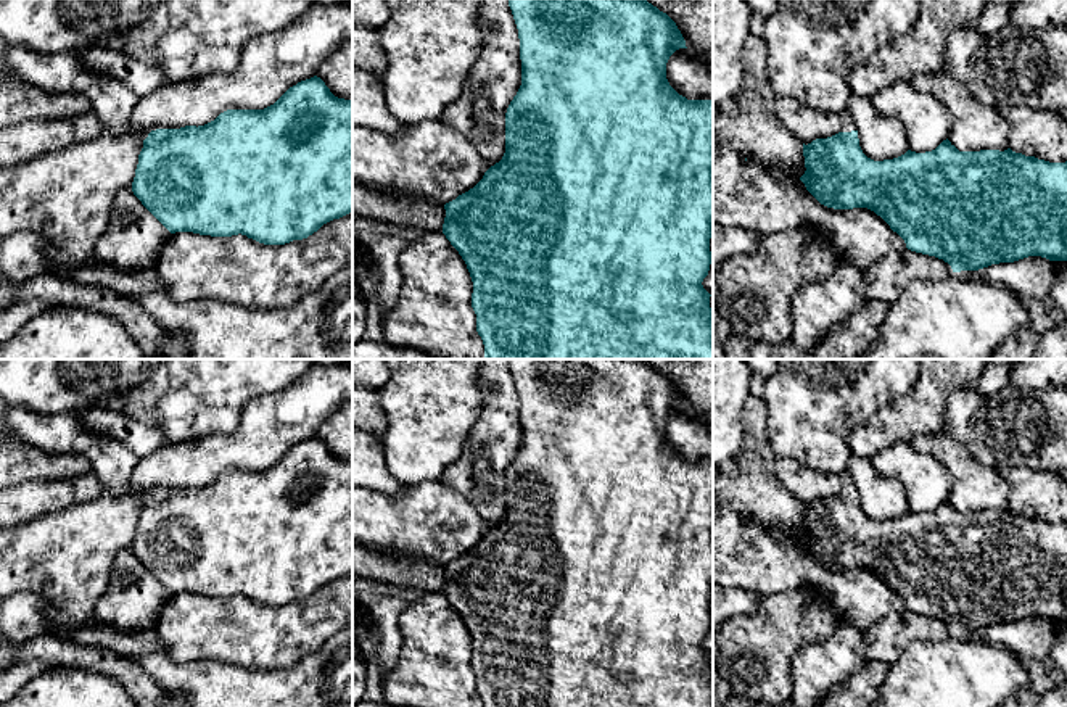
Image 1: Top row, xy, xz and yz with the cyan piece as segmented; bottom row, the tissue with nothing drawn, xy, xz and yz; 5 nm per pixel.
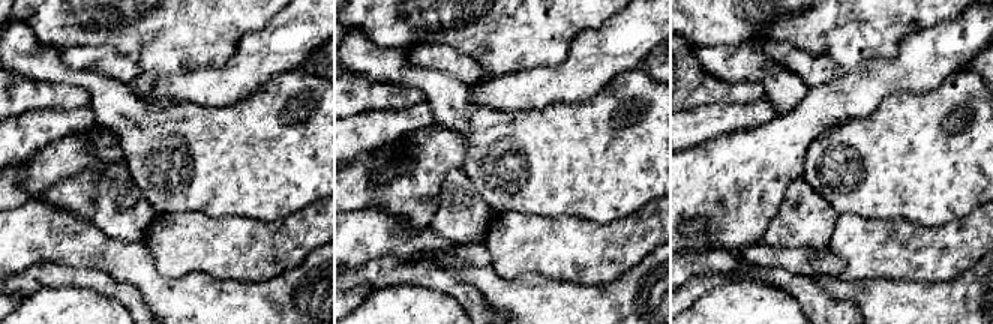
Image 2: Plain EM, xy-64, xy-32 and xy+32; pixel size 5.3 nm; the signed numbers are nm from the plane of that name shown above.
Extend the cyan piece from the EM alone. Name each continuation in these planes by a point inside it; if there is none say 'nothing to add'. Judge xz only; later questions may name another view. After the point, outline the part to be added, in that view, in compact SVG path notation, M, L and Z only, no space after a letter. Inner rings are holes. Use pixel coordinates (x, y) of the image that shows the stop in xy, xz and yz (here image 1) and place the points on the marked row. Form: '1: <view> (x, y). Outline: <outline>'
nothing to add

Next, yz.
1: yz (847, 123). Outline: M843 111L840 116L842 116L840 132L856 130L855 121L851 119L851 116L847 111Z

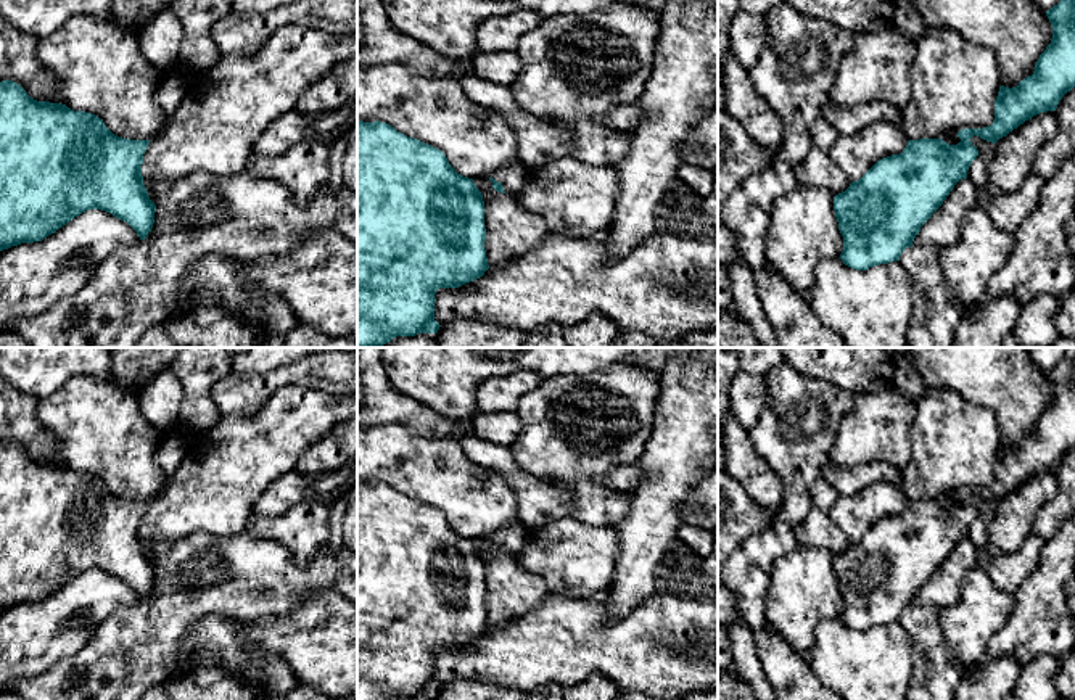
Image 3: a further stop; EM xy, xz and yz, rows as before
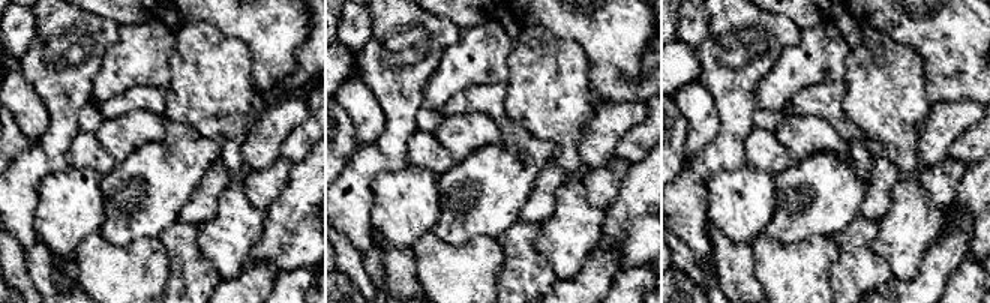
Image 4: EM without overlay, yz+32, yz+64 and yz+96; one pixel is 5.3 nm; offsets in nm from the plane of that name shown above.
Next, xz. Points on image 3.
1: xz (512, 177). Outline: M517 161L496 171L492 179L502 183L505 193L515 193L525 187L529 172L531 169L525 163Z

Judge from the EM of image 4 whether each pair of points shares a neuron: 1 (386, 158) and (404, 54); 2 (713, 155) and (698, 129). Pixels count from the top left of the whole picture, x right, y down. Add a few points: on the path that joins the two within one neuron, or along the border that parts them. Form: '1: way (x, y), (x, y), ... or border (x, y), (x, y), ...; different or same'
1: way (396, 132), (399, 126), (399, 80); same
2: border (719, 111), (719, 134), (687, 159); different

